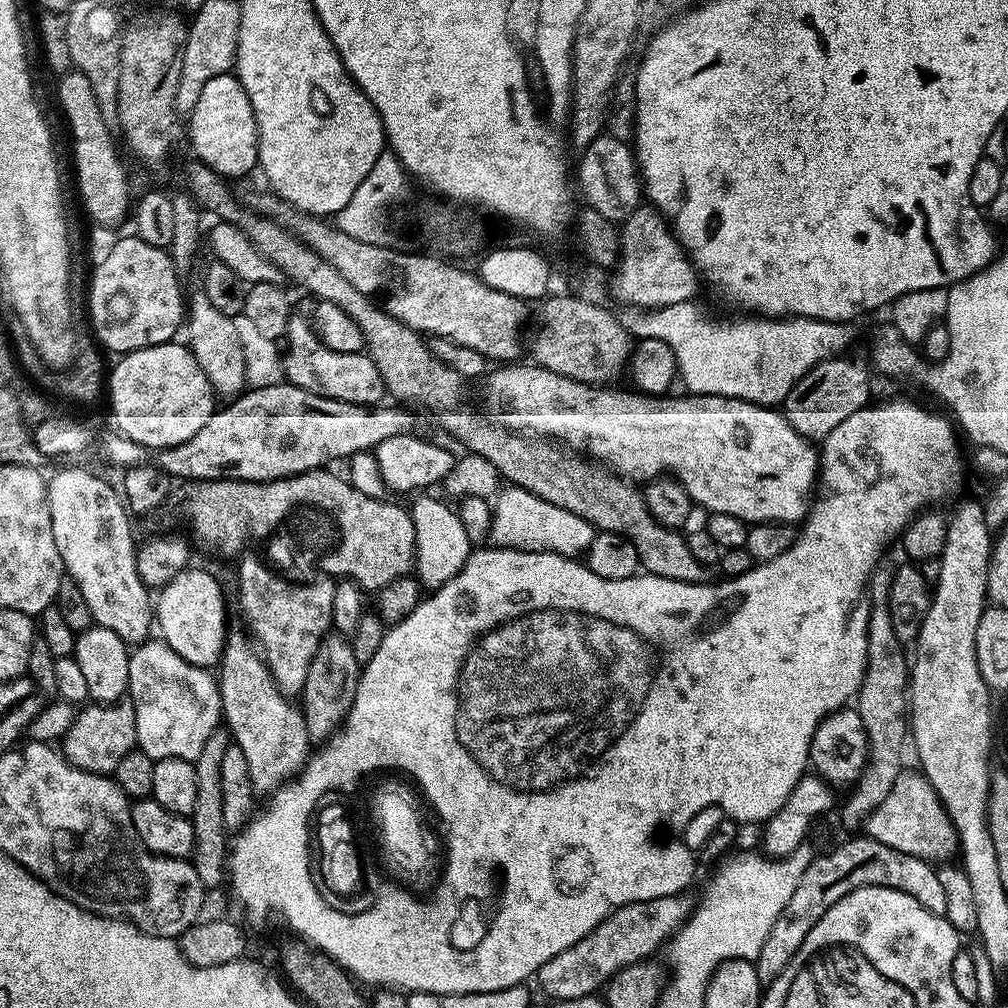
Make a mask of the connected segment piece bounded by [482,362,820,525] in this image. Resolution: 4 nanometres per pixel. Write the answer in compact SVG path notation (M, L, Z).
M508 362L503 366L487 373L484 384L484 405L483 411L491 419L503 428L511 428L514 432L525 434L535 434L540 438L551 438L561 445L567 446L573 453L583 454L609 468L617 476L623 476L629 482L647 482L671 474L677 482L690 494L693 505L704 507L705 513L717 512L718 514L734 514L734 518L742 518L753 524L791 524L803 521L808 515L810 501L814 496L814 489L818 484L820 474L820 458L818 448L811 440L807 440L790 422L784 417L783 411L777 410L772 406L762 404L751 404L745 400L731 400L725 396L697 396L695 394L683 394L676 396L673 400L668 400L663 395L645 395L641 391L629 390L630 392L619 392L616 386L593 386L583 384L577 380L570 379L569 376L554 374L550 370L537 366L535 363L520 364L521 362Z

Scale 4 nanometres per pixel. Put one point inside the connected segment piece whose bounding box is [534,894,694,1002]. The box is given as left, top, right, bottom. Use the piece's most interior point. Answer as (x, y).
(630, 935)

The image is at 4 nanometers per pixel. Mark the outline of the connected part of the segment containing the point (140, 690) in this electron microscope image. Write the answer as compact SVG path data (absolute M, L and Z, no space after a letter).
M149 638L133 647L128 658L127 699L134 706L136 719L136 743L139 751L151 760L162 758L182 758L195 761L206 746L206 738L218 731L222 724L220 710L220 686L217 677L207 668L199 668L186 658L178 658L174 650L159 638Z

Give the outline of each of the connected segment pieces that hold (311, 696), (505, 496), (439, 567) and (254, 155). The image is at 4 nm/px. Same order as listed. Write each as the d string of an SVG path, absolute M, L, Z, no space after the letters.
M329 634L320 641L320 649L310 662L310 670L306 674L306 686L302 693L302 711L309 741L327 741L329 736L343 725L348 711L356 697L356 687L360 681L362 666L354 658L351 643L339 634Z
M515 486L505 487L495 497L491 512L492 526L488 540L498 548L516 548L520 552L553 552L576 558L587 553L597 533L590 522L578 518L578 514L570 514L570 510L562 510L562 506L554 506L530 494L530 490Z
M422 492L415 495L409 505L409 512L415 522L416 558L414 570L423 587L430 590L443 587L450 578L454 578L462 570L472 553L472 545L466 532L465 524L459 513Z
M235 75L215 76L206 82L198 97L198 106L187 117L188 136L192 139L195 159L225 178L244 176L257 167L260 159L254 110L246 90Z

